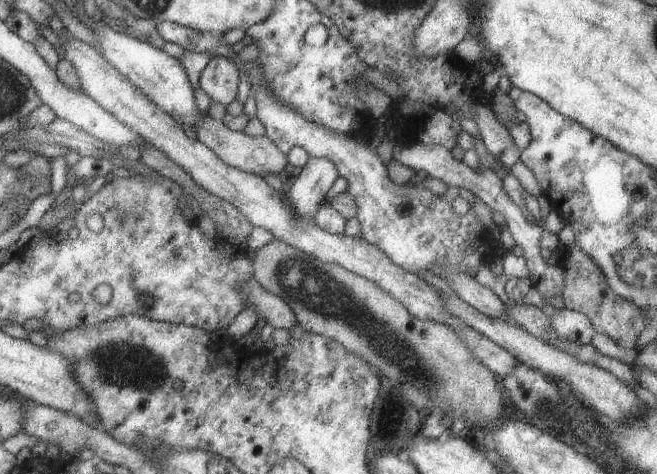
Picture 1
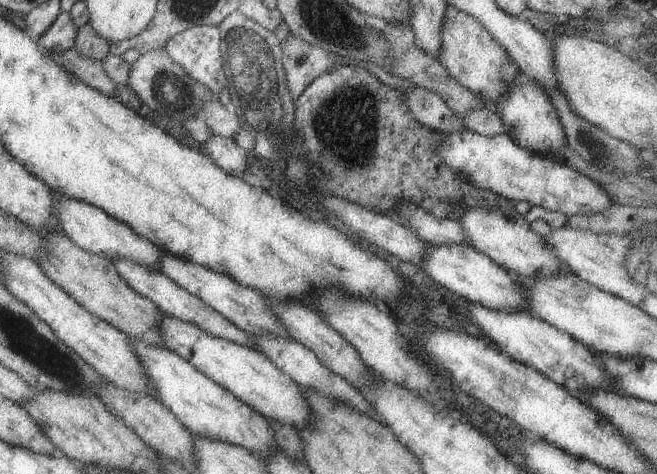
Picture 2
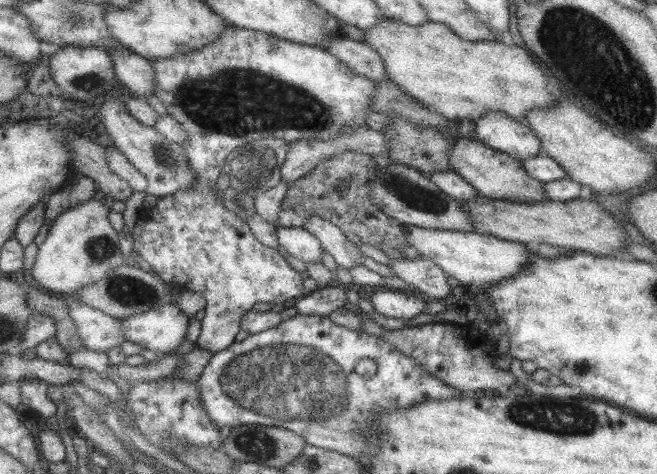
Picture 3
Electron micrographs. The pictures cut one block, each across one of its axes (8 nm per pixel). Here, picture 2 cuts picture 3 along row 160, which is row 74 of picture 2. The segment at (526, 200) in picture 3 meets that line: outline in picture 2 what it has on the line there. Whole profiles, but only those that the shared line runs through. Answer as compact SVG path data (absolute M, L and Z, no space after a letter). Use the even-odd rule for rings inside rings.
M455 6L445 8L441 36L443 42L437 60L445 66L449 76L455 78L463 88L475 92L481 100L499 102L501 96L509 90L509 86L519 76L517 62L505 52L505 48L493 36L489 36L489 32L479 20L467 16L465 12L459 12Z

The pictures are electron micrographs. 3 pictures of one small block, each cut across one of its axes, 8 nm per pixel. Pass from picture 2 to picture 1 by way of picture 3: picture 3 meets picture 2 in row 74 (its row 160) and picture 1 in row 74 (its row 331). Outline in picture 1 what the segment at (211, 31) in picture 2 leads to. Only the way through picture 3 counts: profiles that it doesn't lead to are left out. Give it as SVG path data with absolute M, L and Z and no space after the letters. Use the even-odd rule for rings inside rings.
M211 56L209 64L203 68L199 76L199 86L211 102L227 106L235 100L237 86L239 86L239 70L227 58Z

